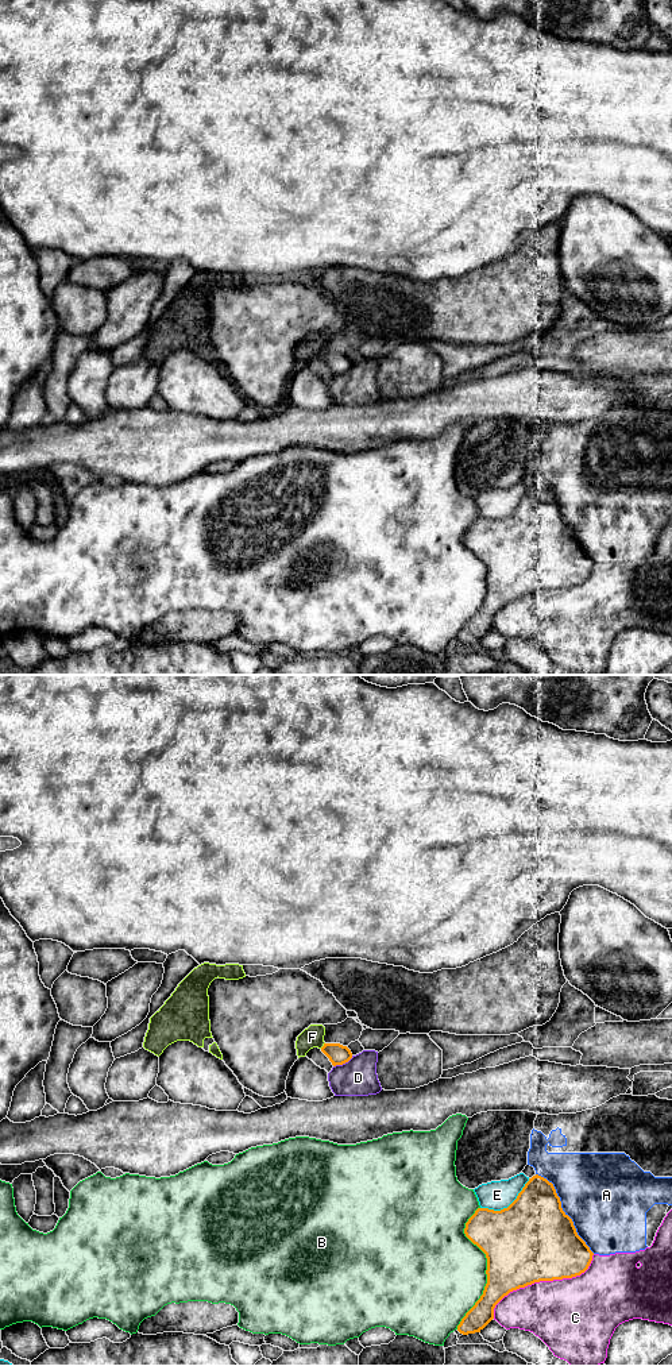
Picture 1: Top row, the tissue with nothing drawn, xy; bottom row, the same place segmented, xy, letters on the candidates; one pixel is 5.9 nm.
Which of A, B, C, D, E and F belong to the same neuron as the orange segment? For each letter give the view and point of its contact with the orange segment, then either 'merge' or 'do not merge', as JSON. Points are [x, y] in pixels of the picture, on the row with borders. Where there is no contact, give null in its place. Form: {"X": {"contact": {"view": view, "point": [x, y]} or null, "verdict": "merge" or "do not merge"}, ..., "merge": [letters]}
{"A": {"contact": {"view": "xy", "point": [563, 1211]}, "verdict": "do not merge"}, "B": {"contact": {"view": "xy", "point": [487, 1268]}, "verdict": "do not merge"}, "C": {"contact": {"view": "xy", "point": [541, 1280]}, "verdict": "do not merge"}, "D": {"contact": {"view": "xy", "point": [343, 1062]}, "verdict": "do not merge"}, "E": {"contact": {"view": "xy", "point": [509, 1206]}, "verdict": "do not merge"}, "F": {"contact": {"view": "xy", "point": [324, 1045]}, "verdict": "do not merge"}, "merge": []}

